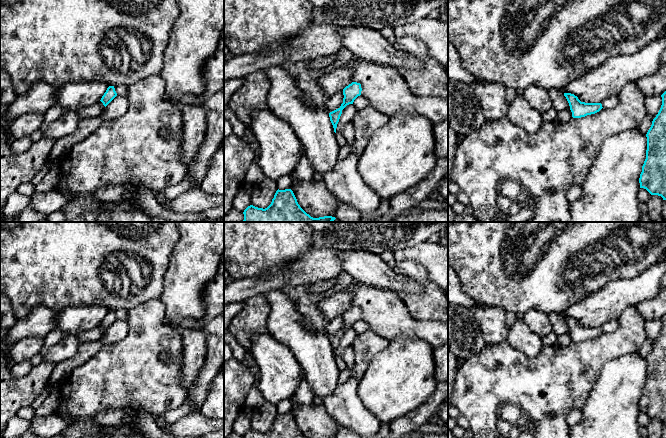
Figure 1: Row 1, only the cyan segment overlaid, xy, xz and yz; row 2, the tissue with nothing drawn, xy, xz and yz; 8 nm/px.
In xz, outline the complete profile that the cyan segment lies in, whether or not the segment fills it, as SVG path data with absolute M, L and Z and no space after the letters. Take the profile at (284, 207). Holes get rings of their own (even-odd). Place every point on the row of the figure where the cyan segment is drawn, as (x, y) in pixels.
M278 189L267 208L250 205L243 214L243 222L333 222L336 219L332 216L311 217L300 207L291 189Z

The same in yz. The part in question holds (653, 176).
M666 91L661 95L662 105L648 130L646 159L639 183L651 195L666 200Z

